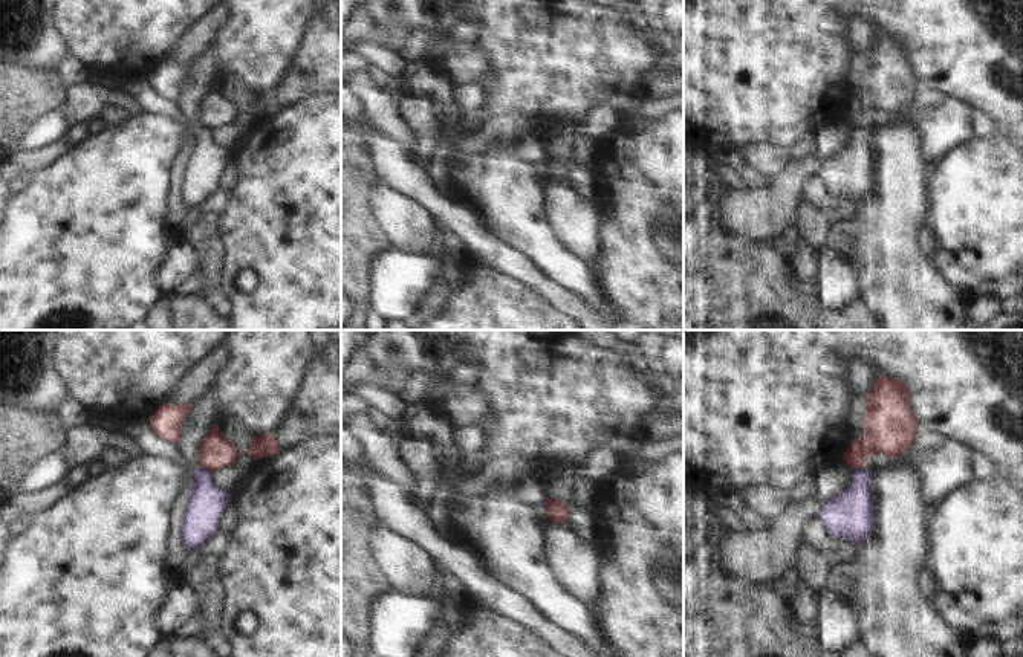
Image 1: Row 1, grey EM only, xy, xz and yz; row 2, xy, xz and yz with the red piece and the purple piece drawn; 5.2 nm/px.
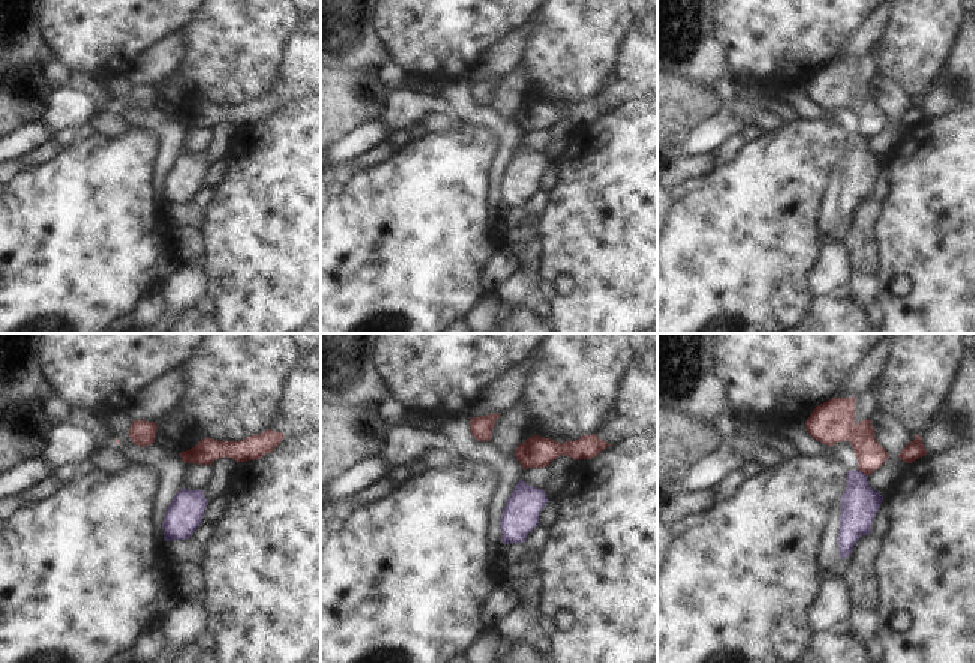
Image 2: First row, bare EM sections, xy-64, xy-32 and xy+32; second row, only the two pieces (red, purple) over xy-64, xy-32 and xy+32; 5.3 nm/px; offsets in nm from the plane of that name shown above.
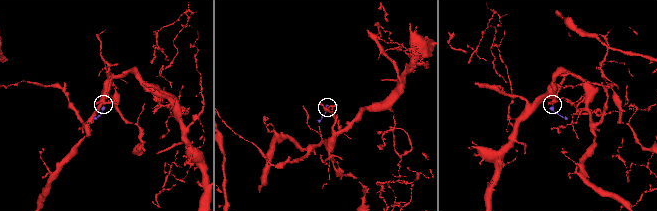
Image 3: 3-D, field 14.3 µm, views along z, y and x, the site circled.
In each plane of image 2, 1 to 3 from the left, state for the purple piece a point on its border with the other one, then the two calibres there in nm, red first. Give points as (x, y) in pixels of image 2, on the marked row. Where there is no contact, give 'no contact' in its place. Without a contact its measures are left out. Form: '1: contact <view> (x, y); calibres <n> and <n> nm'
1: no contact
2: no contact
3: contact xy+32 (863, 471); calibres 150 and 200 nm

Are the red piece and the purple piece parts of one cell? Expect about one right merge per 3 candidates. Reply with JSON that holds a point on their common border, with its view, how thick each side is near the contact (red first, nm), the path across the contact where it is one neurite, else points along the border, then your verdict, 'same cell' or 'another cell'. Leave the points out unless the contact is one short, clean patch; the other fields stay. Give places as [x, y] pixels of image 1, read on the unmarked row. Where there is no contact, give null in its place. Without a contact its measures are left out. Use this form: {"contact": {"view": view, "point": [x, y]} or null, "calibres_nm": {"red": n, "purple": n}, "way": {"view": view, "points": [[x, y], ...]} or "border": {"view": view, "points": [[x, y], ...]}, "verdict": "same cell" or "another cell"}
{"contact": {"view": "xy", "point": [205, 127]}, "calibres_nm": {"red": 180, "purple": 190}, "border": {"view": "xy", "points": [[201, 124], [210, 130]]}, "verdict": "another cell"}

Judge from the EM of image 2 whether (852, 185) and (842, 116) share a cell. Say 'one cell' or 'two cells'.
one cell

